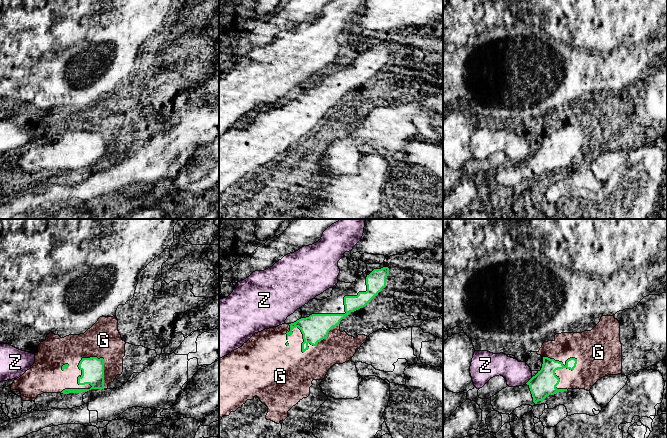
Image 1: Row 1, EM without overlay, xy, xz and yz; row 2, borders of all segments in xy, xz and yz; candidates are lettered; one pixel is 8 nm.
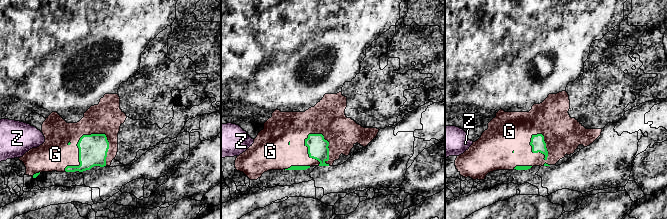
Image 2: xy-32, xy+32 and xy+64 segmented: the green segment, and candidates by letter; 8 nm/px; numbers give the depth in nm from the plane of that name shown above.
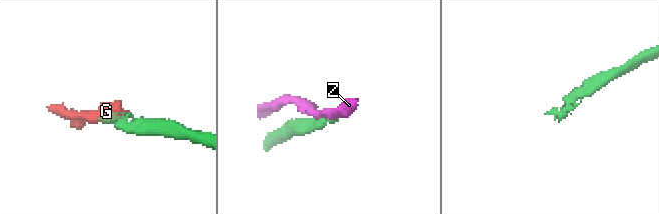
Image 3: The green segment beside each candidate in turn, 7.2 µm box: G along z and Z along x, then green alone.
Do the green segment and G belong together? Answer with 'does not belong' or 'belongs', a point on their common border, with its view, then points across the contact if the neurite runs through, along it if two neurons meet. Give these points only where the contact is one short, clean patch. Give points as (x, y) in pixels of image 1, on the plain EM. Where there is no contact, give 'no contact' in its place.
belongs; contact xy (78, 158)

